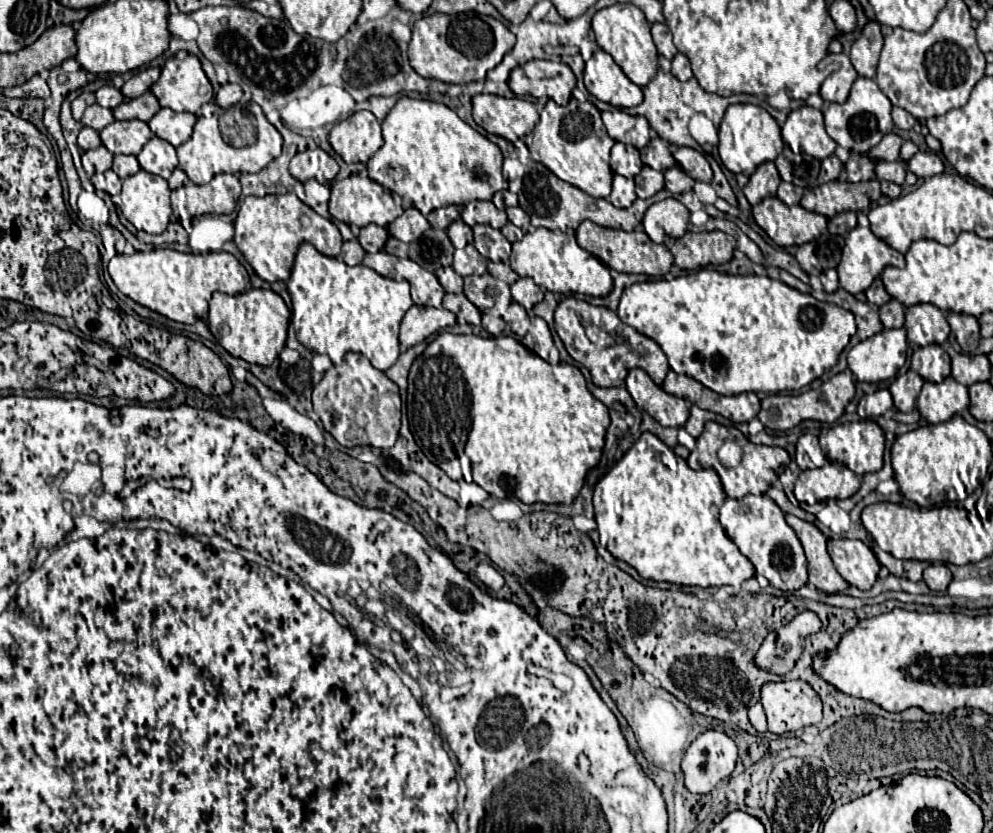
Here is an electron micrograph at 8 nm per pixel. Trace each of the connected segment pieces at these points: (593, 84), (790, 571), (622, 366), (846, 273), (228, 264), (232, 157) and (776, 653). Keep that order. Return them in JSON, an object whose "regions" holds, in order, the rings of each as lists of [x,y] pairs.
{"regions":[[[[598,49],[592,59],[586,61],[584,85],[596,99],[614,107],[628,109],[642,103],[642,87],[634,85],[602,49]]],[[[746,495],[742,499],[726,499],[720,509],[720,523],[726,535],[756,567],[758,575],[764,575],[772,587],[782,591],[798,591],[808,581],[808,561],[794,529],[786,523],[782,509],[768,495]]],[[[566,297],[558,303],[558,309],[554,313],[554,329],[560,335],[570,357],[590,371],[592,383],[596,387],[620,387],[628,371],[634,367],[644,369],[654,383],[662,385],[666,373],[670,371],[666,355],[658,347],[658,343],[638,333],[634,327],[624,325],[620,317],[606,307],[596,307],[574,297]]],[[[854,227],[848,237],[846,237],[846,245],[842,249],[842,261],[838,265],[838,275],[840,275],[840,285],[852,293],[852,295],[858,295],[862,291],[866,291],[872,281],[876,277],[880,277],[880,273],[884,271],[884,267],[904,267],[904,255],[898,253],[896,249],[892,249],[888,243],[884,243],[882,239],[878,239],[870,227]]],[[[174,249],[136,251],[134,255],[116,255],[108,263],[108,273],[116,287],[132,301],[180,323],[196,323],[208,313],[208,301],[214,291],[238,295],[246,291],[248,271],[230,253],[180,253]]],[[[250,103],[250,113],[256,117],[258,123],[258,137],[254,145],[246,145],[246,147],[232,147],[228,143],[224,143],[222,133],[218,129],[218,117],[216,115],[200,115],[196,125],[194,125],[194,133],[192,137],[178,145],[178,159],[180,159],[180,169],[196,183],[196,185],[204,185],[208,183],[214,175],[218,173],[258,173],[262,171],[270,161],[274,161],[280,155],[282,149],[282,135],[278,133],[278,129],[264,117],[262,109],[256,103]]],[[[804,611],[796,615],[788,625],[778,631],[768,633],[762,647],[756,653],[756,663],[776,675],[786,675],[792,671],[794,663],[800,659],[804,649],[804,639],[822,629],[822,621],[814,611]]]]}

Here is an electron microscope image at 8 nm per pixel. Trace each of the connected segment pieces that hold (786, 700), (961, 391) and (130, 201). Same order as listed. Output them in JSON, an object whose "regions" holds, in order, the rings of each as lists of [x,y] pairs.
{"regions":[[[[802,679],[764,683],[762,705],[768,717],[768,731],[776,735],[798,731],[822,719],[822,701],[818,693]]],[[[946,377],[942,383],[924,383],[918,397],[918,411],[928,423],[942,423],[966,409],[968,403],[968,387],[954,377]]],[[[140,169],[122,183],[122,213],[138,229],[146,233],[162,233],[170,221],[170,189],[166,179]]]]}

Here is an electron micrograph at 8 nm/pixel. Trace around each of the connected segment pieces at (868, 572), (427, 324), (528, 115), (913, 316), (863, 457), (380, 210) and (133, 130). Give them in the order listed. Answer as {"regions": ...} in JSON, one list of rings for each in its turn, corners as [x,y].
{"regions":[[[[830,539],[828,553],[836,571],[854,587],[868,591],[880,573],[880,561],[868,545],[852,539]]],[[[412,305],[402,323],[400,323],[400,343],[404,347],[414,347],[434,335],[444,327],[452,327],[456,323],[456,315],[448,309],[434,309],[434,307],[418,307]]],[[[498,95],[472,97],[474,121],[486,131],[508,141],[518,141],[528,135],[538,123],[538,109],[524,99],[504,99]]],[[[930,303],[908,307],[904,327],[908,331],[908,343],[912,347],[926,347],[930,343],[942,345],[950,335],[950,325],[944,313]]],[[[864,419],[864,421],[856,421],[856,423],[834,425],[830,431],[819,436],[819,444],[830,461],[846,465],[856,475],[864,475],[864,473],[872,473],[872,471],[882,469],[886,438],[884,431],[874,421]]],[[[350,175],[342,181],[332,181],[330,185],[332,189],[332,197],[330,197],[330,215],[338,221],[344,221],[346,225],[358,225],[364,227],[368,223],[376,223],[376,225],[390,225],[396,217],[402,215],[402,205],[400,205],[400,197],[394,195],[390,189],[386,189],[384,185],[368,179],[368,177],[360,177],[360,175]]],[[[114,121],[100,131],[102,143],[110,153],[138,155],[142,147],[152,139],[152,131],[144,121]]]]}

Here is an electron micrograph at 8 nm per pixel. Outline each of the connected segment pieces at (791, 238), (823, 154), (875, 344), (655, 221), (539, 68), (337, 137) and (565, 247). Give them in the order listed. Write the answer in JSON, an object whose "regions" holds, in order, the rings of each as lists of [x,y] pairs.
{"regions":[[[[770,197],[752,207],[756,223],[780,247],[792,247],[818,239],[828,225],[824,215],[814,215],[800,205],[784,205],[780,199]]],[[[808,105],[788,115],[782,127],[782,139],[794,153],[806,153],[816,159],[826,159],[836,149],[834,139],[824,129],[822,111]]],[[[884,329],[850,349],[848,367],[858,381],[886,381],[904,365],[906,349],[908,343],[904,329]]],[[[664,199],[648,207],[644,215],[644,229],[654,243],[664,239],[678,239],[688,231],[690,211],[678,199]]],[[[540,59],[518,65],[510,73],[508,83],[516,95],[548,97],[558,105],[566,105],[570,101],[572,89],[576,87],[576,75],[566,63]]],[[[356,111],[336,123],[328,141],[346,163],[366,163],[384,143],[380,123],[370,111]]],[[[538,227],[534,233],[526,233],[520,241],[512,245],[510,267],[520,277],[530,277],[540,289],[552,293],[580,293],[592,297],[606,297],[612,291],[610,267],[606,267],[598,257],[590,255],[582,247],[578,247],[574,235],[550,231],[546,227]]]]}

